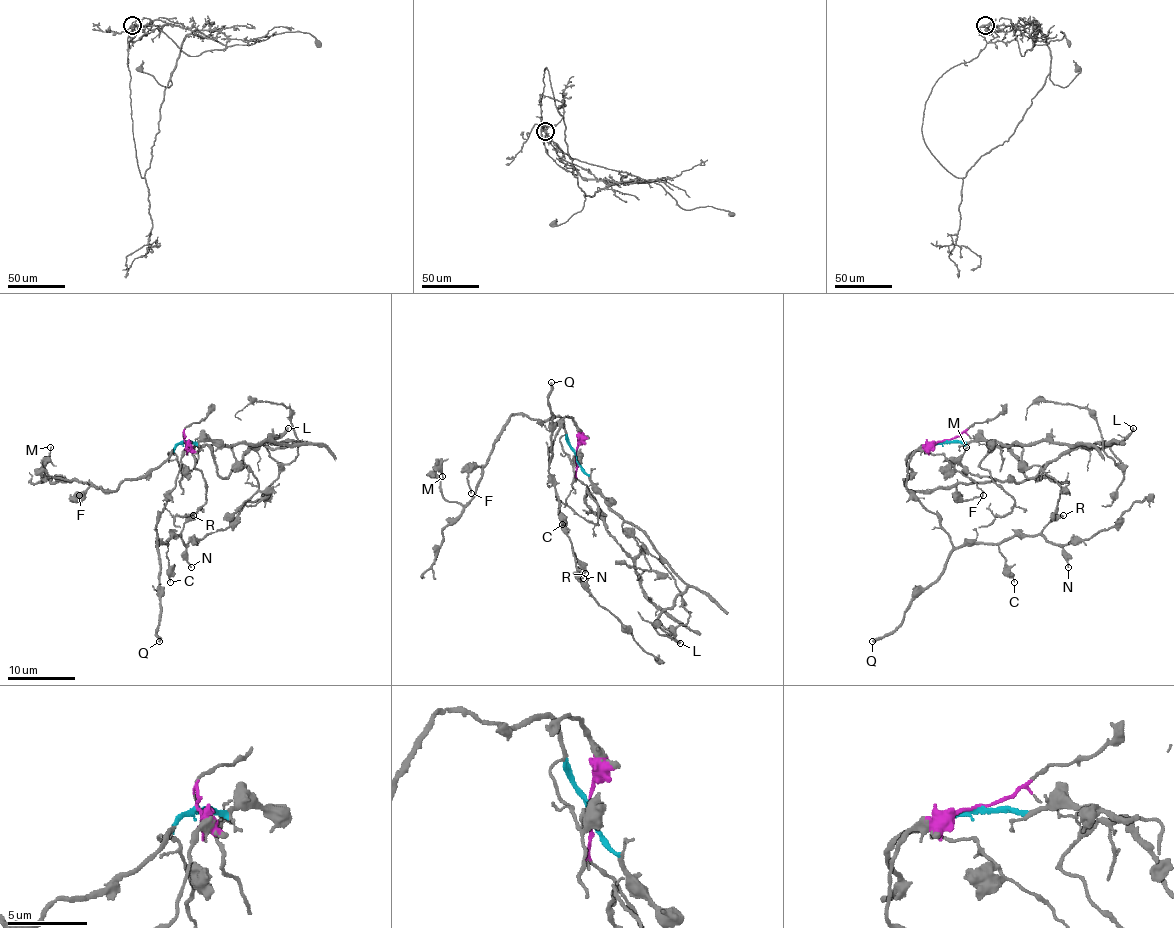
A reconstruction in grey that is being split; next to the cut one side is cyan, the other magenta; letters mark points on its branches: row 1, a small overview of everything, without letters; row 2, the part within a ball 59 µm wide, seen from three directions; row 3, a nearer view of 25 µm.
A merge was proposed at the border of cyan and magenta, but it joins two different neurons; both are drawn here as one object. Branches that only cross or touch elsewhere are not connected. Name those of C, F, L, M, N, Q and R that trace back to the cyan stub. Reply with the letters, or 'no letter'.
F, L, M

